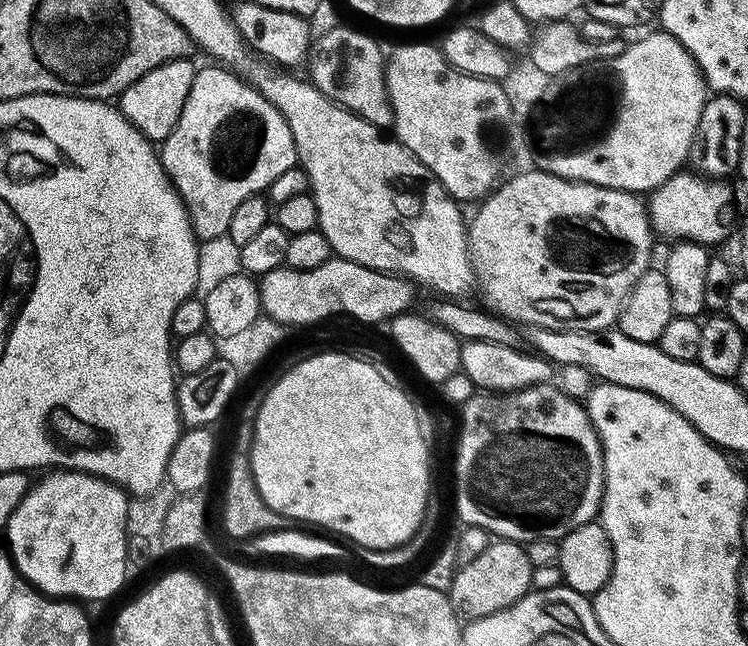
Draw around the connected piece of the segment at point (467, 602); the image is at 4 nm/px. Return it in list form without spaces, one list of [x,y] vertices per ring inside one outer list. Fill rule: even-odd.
[[[496,538],[488,543],[482,554],[478,554],[478,558],[474,558],[474,562],[457,567],[456,577],[447,595],[458,617],[468,622],[481,620],[483,616],[506,610],[524,597],[532,588],[532,570],[523,544]]]

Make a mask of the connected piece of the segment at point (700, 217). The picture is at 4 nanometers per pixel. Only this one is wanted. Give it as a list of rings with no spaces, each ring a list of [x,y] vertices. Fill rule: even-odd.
[[[681,170],[658,186],[647,197],[648,220],[652,223],[653,233],[657,237],[665,236],[668,242],[688,241],[690,243],[711,246],[716,244],[728,232],[732,224],[732,188],[720,178],[709,178],[692,170]]]

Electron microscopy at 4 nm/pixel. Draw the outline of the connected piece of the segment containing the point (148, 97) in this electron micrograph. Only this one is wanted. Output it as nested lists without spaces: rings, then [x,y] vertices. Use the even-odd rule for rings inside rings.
[[[191,59],[171,60],[150,74],[142,74],[138,82],[130,85],[118,97],[120,113],[128,119],[147,140],[163,142],[164,139],[178,126],[178,118],[182,118],[182,106],[186,106],[186,98],[190,98],[190,86],[194,86],[197,65],[192,65]]]

